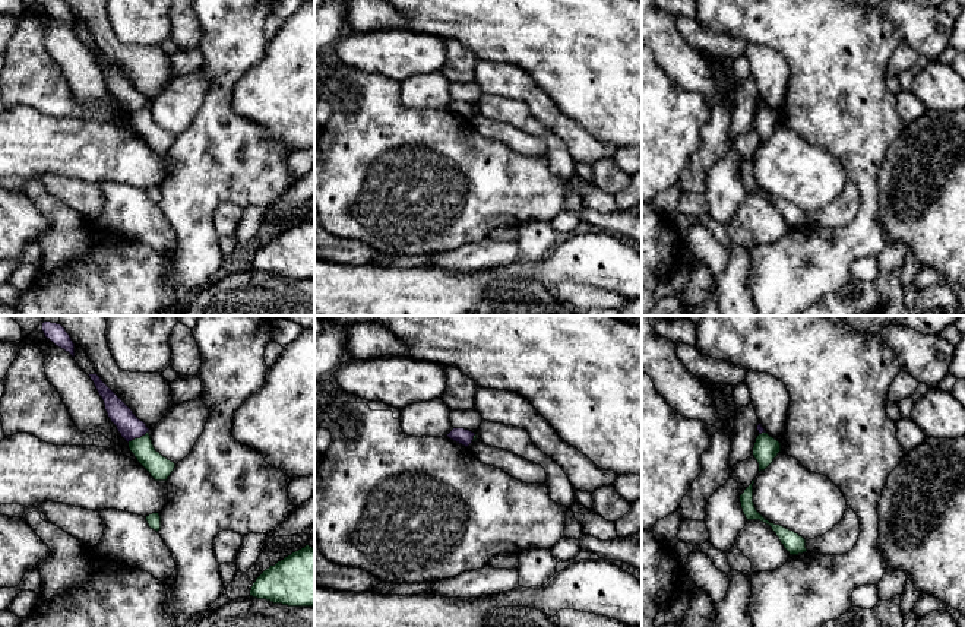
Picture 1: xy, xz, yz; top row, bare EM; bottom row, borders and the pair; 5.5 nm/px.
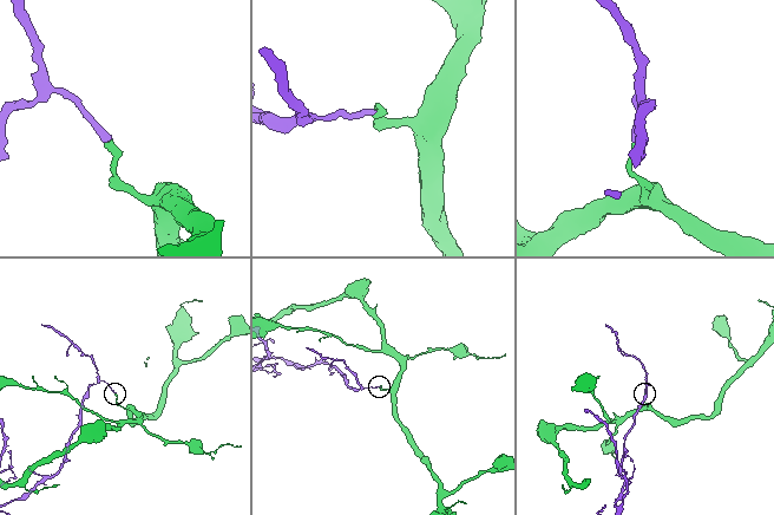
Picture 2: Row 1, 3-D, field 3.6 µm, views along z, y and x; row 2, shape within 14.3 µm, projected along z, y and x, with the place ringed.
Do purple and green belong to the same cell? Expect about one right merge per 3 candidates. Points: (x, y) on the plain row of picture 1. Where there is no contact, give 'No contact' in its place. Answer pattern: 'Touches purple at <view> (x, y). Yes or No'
Touches purple at xy (138, 110). No

